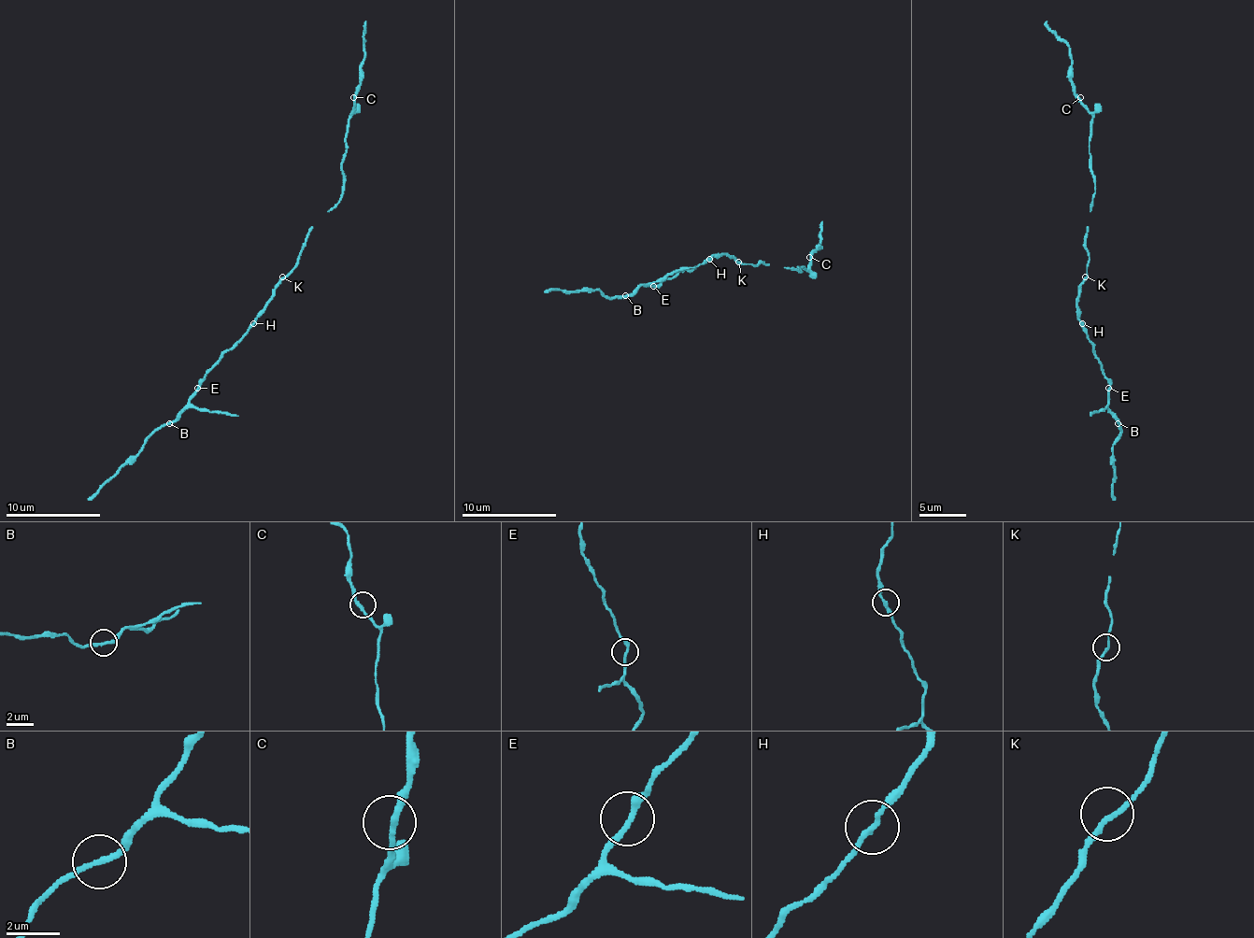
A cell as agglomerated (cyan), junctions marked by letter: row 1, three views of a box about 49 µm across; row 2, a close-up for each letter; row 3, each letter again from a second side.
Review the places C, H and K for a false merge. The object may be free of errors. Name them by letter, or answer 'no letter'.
no letter

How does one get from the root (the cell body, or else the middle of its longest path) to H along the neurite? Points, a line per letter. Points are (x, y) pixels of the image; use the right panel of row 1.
H: (1085, 279), (1077, 298), (1077, 317), (1082, 324)

